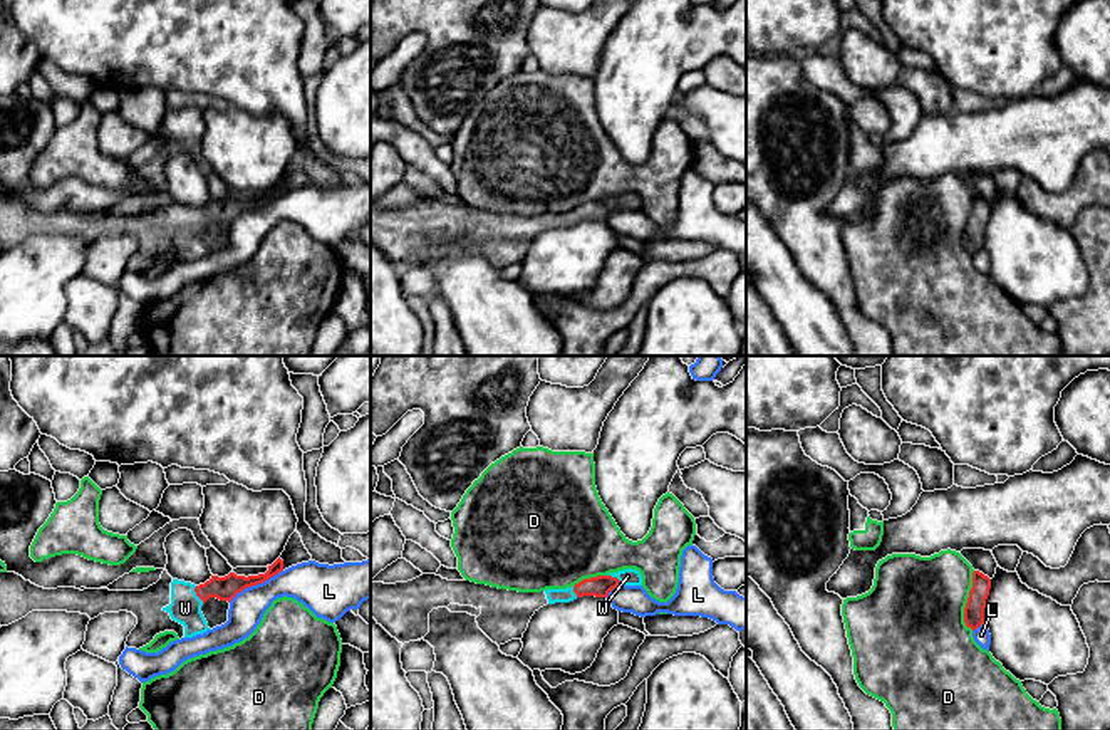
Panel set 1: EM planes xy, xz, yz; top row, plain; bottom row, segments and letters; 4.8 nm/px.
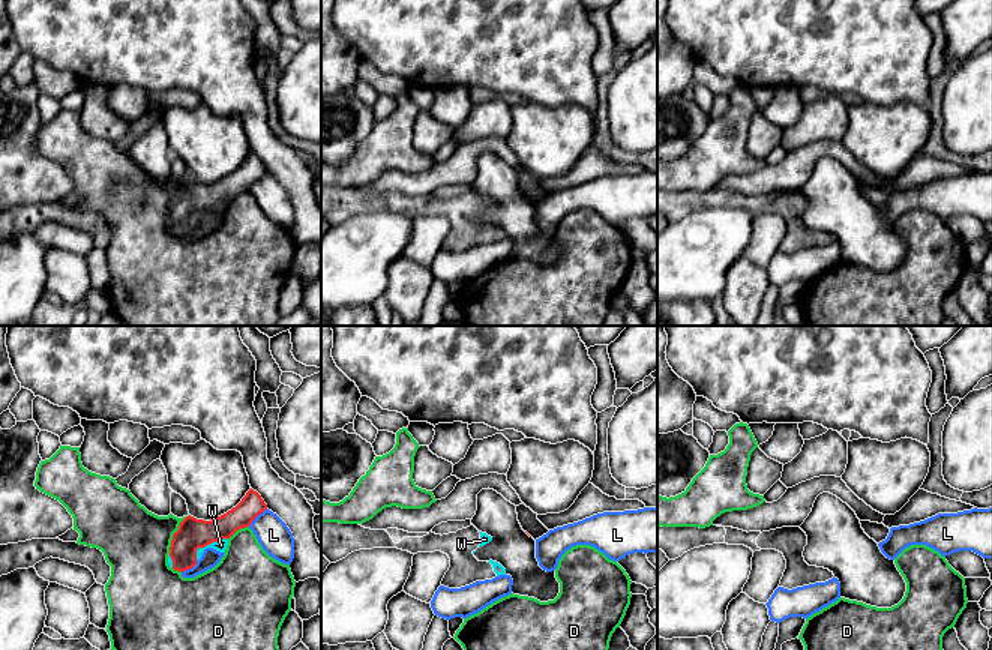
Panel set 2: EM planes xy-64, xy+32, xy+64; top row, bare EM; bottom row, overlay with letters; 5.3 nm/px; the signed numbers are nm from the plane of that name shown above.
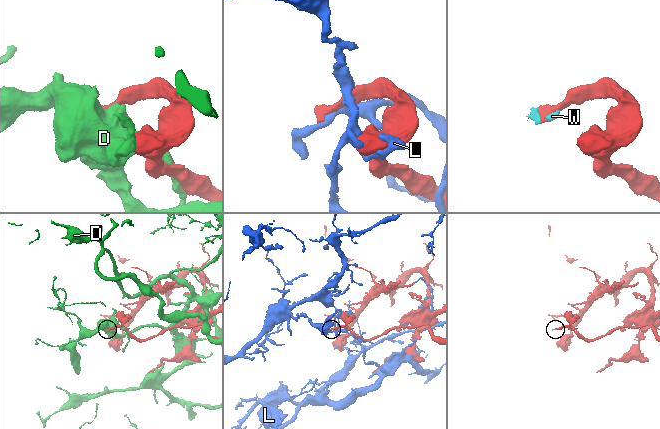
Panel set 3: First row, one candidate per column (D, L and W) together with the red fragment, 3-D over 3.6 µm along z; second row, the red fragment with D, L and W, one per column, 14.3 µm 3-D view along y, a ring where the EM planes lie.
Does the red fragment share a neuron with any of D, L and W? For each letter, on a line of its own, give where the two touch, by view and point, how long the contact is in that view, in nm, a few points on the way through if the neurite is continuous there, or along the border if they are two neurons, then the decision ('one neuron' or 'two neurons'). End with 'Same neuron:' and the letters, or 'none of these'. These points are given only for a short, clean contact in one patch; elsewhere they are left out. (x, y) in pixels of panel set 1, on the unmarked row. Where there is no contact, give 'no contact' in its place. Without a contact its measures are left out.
D: yz (968, 225) | 280 nm | two neurons
L: xy (255, 208) | 300 nm | two neurons
W: xy (197, 218) | 100 nm | across xy (225, 212), (210, 212), (197, 218), (185, 232) | one neuron
Same neuron: W

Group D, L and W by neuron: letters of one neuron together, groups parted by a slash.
D / L / W

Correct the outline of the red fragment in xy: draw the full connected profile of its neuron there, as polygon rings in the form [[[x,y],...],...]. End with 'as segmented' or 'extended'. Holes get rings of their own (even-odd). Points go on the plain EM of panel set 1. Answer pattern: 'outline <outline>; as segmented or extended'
outline [[[278,181],[265,198],[225,201],[211,200],[205,208],[173,203],[164,193],[161,203],[144,215],[109,215],[57,211],[44,213],[15,196],[0,196],[0,250],[8,250],[32,235],[67,235],[87,238],[91,243],[104,237],[127,235],[137,242],[127,260],[127,272],[143,272],[156,258],[174,255],[178,262],[206,257],[208,247],[201,230],[210,223],[231,225],[246,211],[262,208],[283,195]]]; extended

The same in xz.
outline [[[635,193],[584,203],[567,213],[518,216],[471,205],[448,205],[423,198],[407,206],[371,205],[371,240],[399,267],[418,265],[429,257],[429,237],[448,232],[468,237],[478,252],[498,270],[521,263],[532,240],[547,228],[570,227],[577,222],[607,222],[617,210],[642,210]]]; extended

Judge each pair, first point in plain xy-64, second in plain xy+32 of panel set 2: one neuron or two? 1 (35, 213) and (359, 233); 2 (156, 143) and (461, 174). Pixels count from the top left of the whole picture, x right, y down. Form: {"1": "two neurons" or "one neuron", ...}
{"1": "two neurons", "2": "two neurons"}

